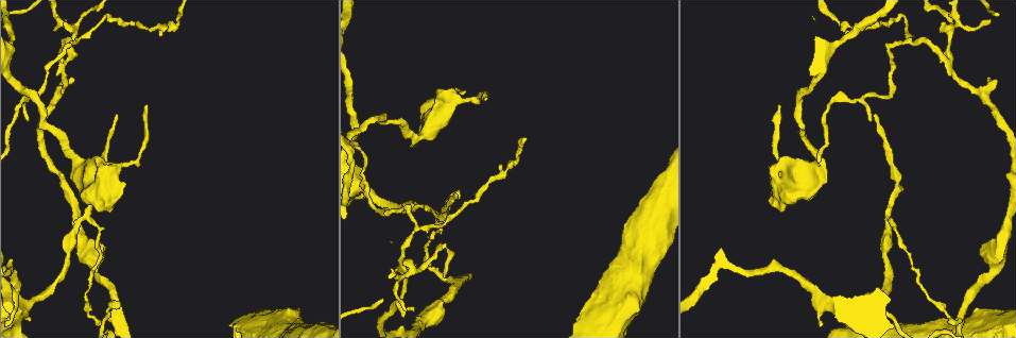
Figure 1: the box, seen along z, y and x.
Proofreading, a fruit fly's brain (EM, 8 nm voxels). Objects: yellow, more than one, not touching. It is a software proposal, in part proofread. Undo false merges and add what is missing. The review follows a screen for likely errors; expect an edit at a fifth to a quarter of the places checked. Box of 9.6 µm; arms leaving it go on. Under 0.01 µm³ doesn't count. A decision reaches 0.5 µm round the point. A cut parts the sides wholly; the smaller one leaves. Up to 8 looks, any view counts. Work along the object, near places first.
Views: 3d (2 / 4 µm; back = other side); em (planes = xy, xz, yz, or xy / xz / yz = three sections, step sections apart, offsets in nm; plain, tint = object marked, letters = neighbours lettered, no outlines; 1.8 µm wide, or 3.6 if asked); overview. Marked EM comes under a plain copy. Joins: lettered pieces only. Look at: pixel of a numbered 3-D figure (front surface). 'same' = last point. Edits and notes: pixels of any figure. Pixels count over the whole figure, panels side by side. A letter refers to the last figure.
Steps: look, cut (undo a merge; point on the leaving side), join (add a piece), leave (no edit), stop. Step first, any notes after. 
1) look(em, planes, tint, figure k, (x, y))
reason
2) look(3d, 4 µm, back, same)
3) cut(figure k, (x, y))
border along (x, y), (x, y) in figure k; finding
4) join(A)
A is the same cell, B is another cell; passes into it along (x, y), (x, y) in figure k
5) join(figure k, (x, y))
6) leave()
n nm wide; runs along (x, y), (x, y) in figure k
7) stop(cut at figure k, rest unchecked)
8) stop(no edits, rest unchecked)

look(em, xy, step 16, tint, figure 1, (426, 206))
side arm on a straight run

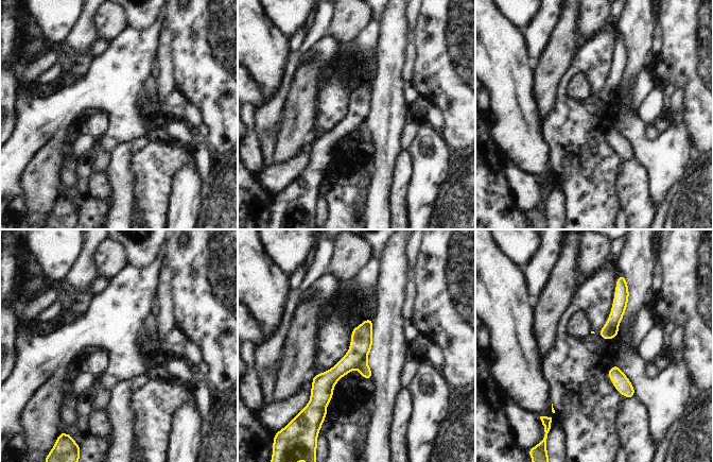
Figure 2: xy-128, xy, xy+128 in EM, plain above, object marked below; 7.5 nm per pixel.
look(em, planes, tint, same)

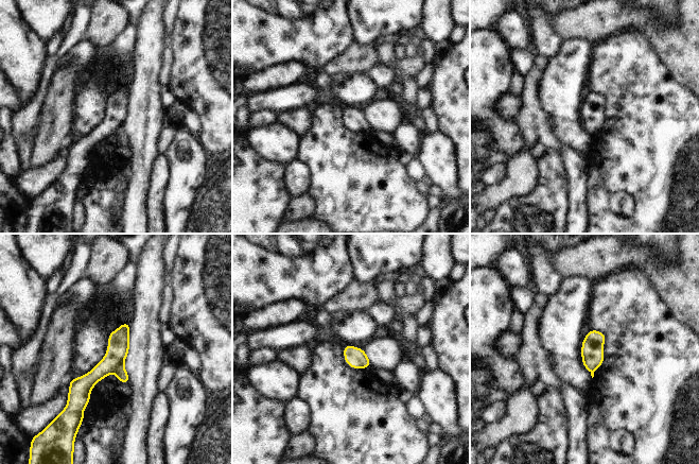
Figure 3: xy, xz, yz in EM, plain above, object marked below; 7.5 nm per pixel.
look(em, planes, letters, same)
what lies round it

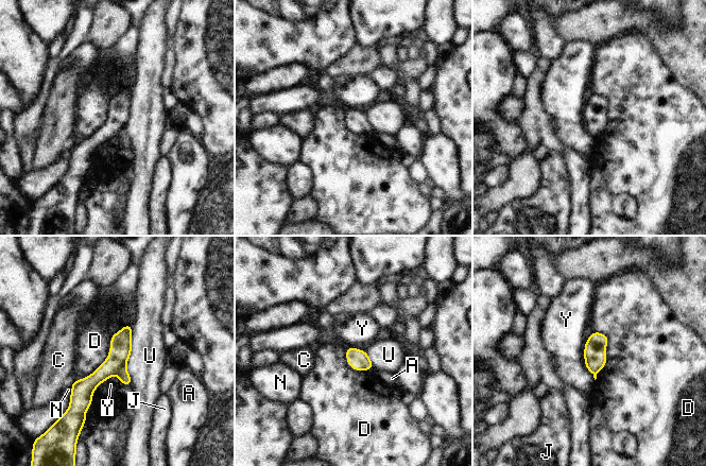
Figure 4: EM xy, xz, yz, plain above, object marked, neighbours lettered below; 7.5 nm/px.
cut(figure 4, (124, 378))
U touches over 460 nm; A, C, D, J, N, U and Y are other cells; border along (125, 365), (117, 374) in figure 4; two neurons meet here

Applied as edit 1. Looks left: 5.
look(overview)

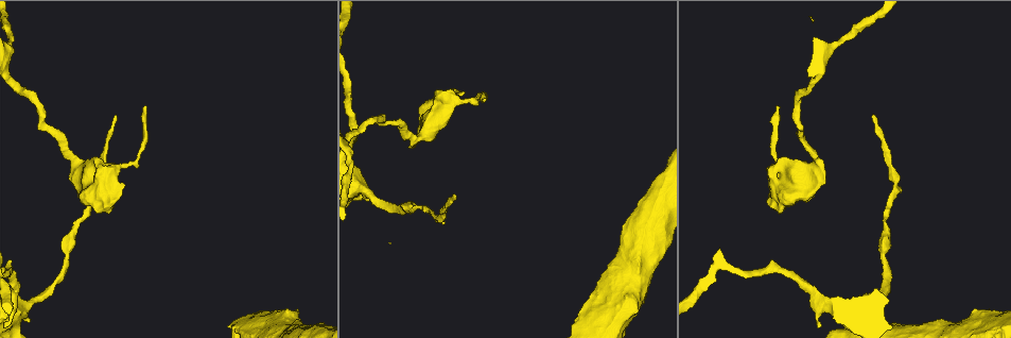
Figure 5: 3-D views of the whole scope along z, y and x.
look(em, 3.6 µm, planes, tint, figure 5, (807, 195))
thick end

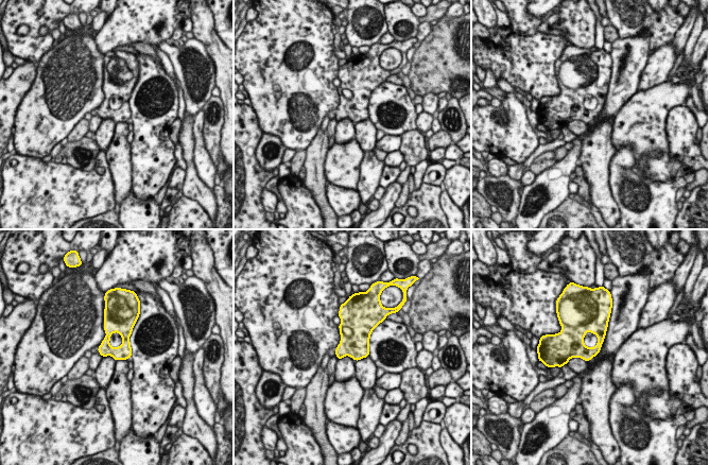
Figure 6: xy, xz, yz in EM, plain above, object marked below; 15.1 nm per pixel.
look(em, 3.6 µm, planes, letters, same)
see the neighbours

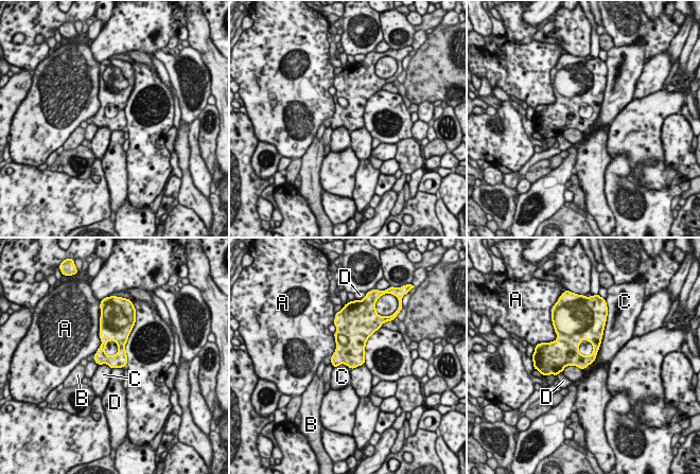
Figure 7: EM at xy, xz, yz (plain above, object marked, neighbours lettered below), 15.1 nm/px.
leave()
220 nm wide; A, B, C and D are other cells; border along (606, 326), (596, 357), (582, 370) in figure 7; none of them fits

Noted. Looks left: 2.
look(3d, 2 µm, figure 5, (146, 107))
end of a long branch

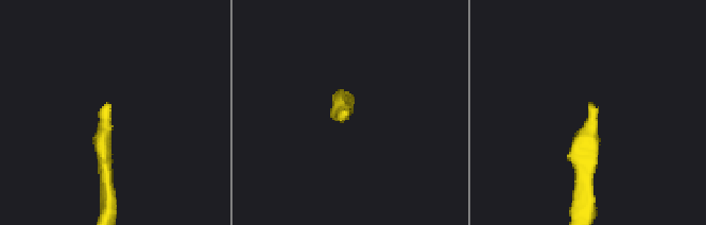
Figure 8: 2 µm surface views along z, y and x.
look(em, planes, letters, figure 8, (348, 114))
need the tissue

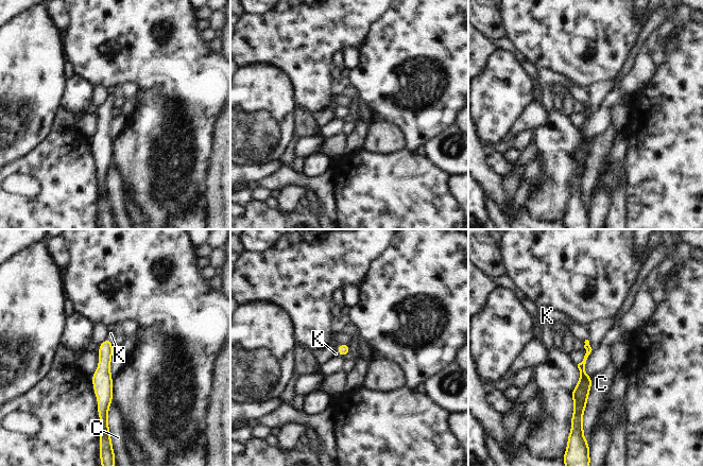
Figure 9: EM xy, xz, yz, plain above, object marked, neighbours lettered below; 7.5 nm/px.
join(K)
K is the same cell, C is another cell; passes into it along (102, 379), (100, 346), (110, 333) in figure 9; the neuron continues

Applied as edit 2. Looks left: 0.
stop(cut at figure 4, join at figure 9, rest unchecked)

